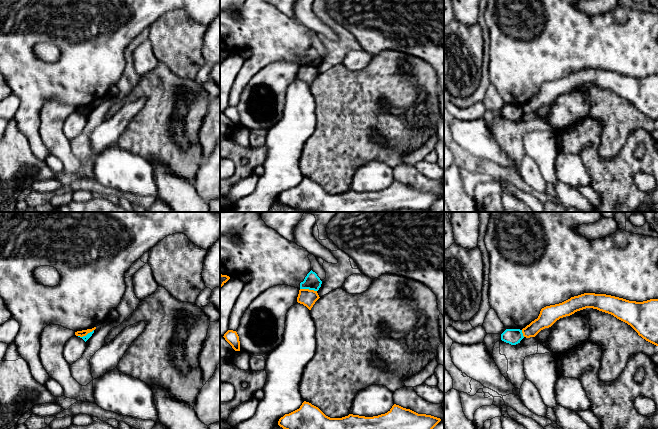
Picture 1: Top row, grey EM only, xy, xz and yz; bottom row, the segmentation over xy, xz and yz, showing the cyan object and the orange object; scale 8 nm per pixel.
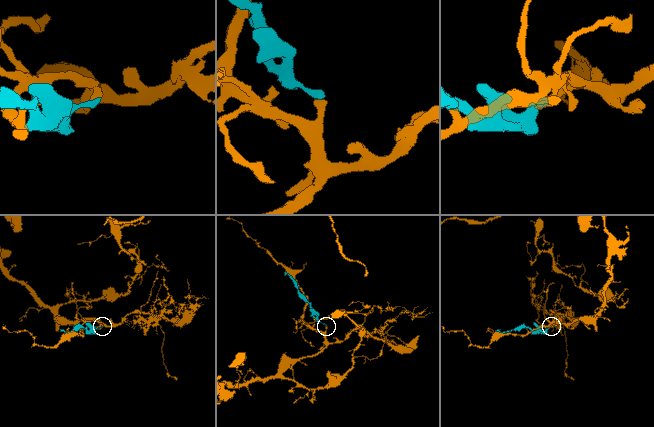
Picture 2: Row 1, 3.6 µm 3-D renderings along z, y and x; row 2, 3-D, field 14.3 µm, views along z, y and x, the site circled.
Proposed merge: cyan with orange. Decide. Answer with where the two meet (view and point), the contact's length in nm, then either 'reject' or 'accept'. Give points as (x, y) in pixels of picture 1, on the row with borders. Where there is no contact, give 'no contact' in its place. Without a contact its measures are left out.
meets cyan in xz at (308, 288); contact 140 nm long; reject

